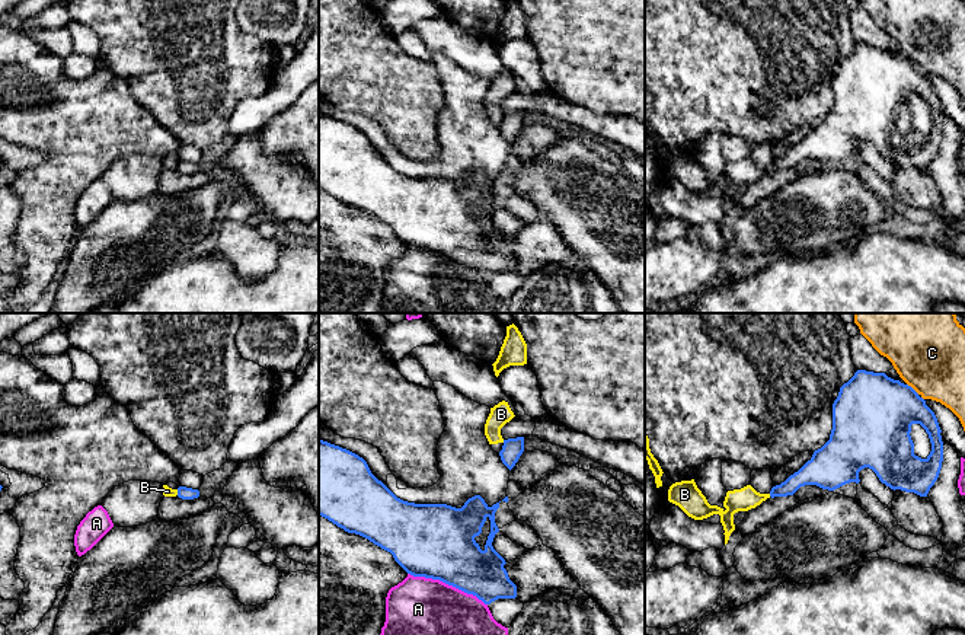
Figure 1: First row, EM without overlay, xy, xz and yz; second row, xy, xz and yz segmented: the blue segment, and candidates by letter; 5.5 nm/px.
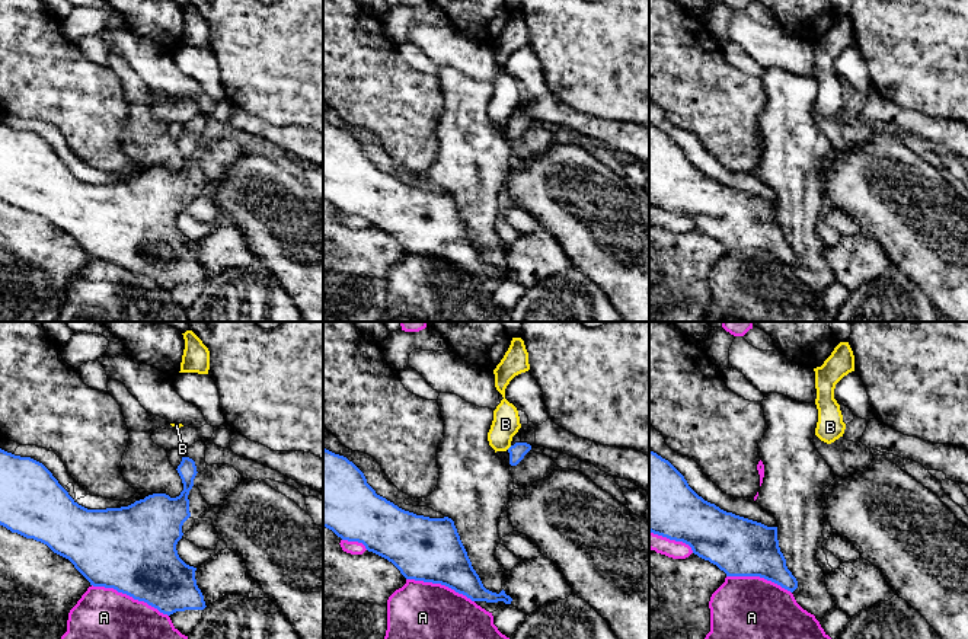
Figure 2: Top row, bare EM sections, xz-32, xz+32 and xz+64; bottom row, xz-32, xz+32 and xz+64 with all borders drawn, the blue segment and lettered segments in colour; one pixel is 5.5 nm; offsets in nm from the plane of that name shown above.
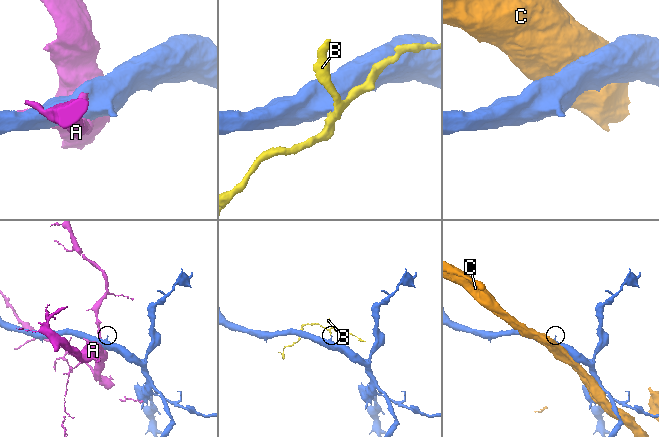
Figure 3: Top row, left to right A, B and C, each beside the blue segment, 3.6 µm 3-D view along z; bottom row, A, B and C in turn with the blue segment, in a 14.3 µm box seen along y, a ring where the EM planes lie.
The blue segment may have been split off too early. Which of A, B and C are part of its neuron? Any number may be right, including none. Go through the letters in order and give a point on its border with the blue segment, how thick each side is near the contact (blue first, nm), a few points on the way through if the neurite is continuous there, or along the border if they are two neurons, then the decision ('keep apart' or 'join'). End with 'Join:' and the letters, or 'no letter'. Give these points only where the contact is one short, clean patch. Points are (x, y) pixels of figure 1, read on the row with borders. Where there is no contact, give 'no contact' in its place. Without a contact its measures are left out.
A: xz (447, 583) | 420/320 nm | keep apart
B: xy (178, 492) | 70/50 nm | along xy (176, 490), (178, 494) | keep apart
C: yz (911, 388) | 420/420 nm | keep apart
Join: no letter

